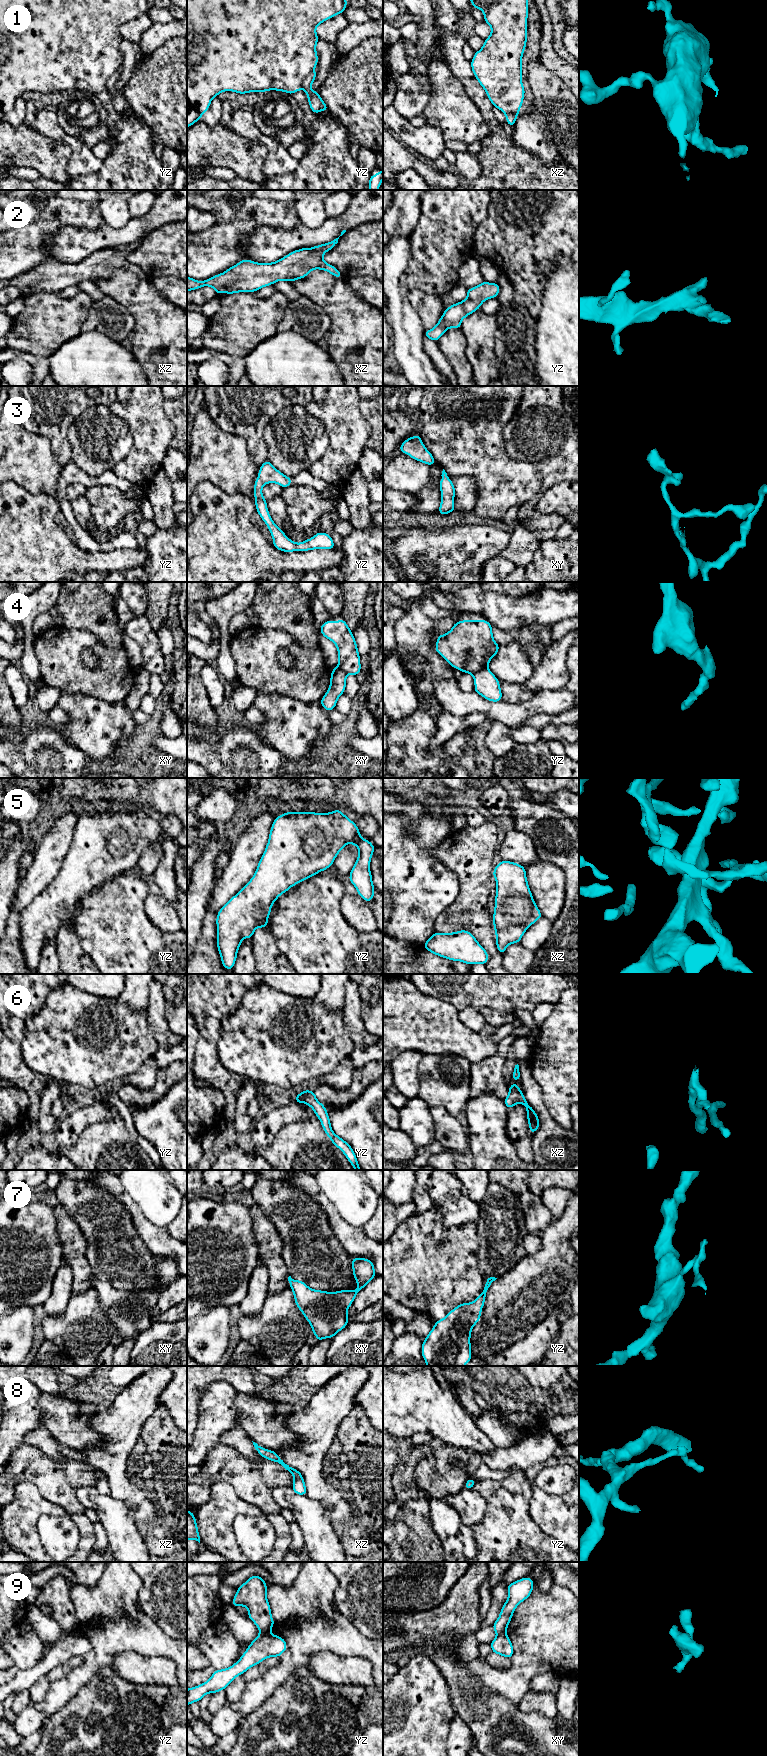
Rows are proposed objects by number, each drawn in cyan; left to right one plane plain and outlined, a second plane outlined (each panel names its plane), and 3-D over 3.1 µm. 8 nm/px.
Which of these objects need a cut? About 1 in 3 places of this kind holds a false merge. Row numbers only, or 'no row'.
1, 4, 9

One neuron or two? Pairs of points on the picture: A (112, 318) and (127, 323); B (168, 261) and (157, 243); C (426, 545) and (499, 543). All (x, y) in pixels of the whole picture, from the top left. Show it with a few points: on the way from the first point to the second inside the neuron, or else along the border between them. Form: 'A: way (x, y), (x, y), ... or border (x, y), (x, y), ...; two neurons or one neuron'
A: way (116, 322), (123, 323); one neuron
B: way (168, 257), (168, 254), (161, 247); one neuron
C: way (444, 545), (458, 545), (464, 541), (481, 543); one neuron

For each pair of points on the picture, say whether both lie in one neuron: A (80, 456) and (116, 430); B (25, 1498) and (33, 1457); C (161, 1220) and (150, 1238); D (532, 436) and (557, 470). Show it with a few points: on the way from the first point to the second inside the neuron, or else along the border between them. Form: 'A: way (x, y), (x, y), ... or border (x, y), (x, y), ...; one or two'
A: way (89, 452), (103, 439), (107, 439); one
B: border (14, 1487), (22, 1482), (31, 1482), (44, 1498); two
C: border (141, 1210), (154, 1225), (166, 1228); two
D: way (540, 444), (557, 462); one

